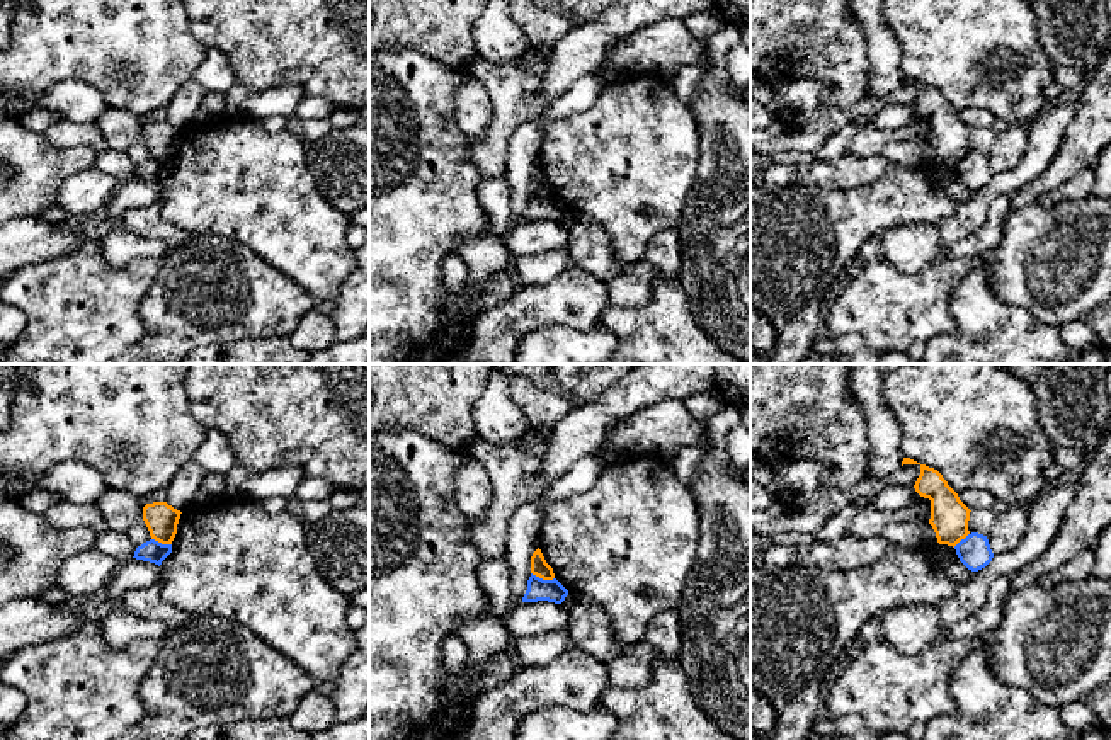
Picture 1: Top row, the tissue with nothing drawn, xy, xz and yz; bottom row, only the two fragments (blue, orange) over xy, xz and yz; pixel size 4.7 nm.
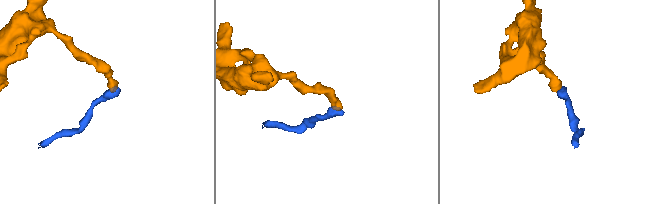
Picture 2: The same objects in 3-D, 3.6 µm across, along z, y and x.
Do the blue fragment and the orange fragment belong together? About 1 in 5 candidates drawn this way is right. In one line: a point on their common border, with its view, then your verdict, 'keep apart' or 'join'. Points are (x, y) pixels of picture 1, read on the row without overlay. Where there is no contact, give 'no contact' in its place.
meets blue in xz at (541, 198); keep apart

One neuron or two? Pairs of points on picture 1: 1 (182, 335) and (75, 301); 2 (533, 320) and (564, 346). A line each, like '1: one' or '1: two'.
1: two
2: two

